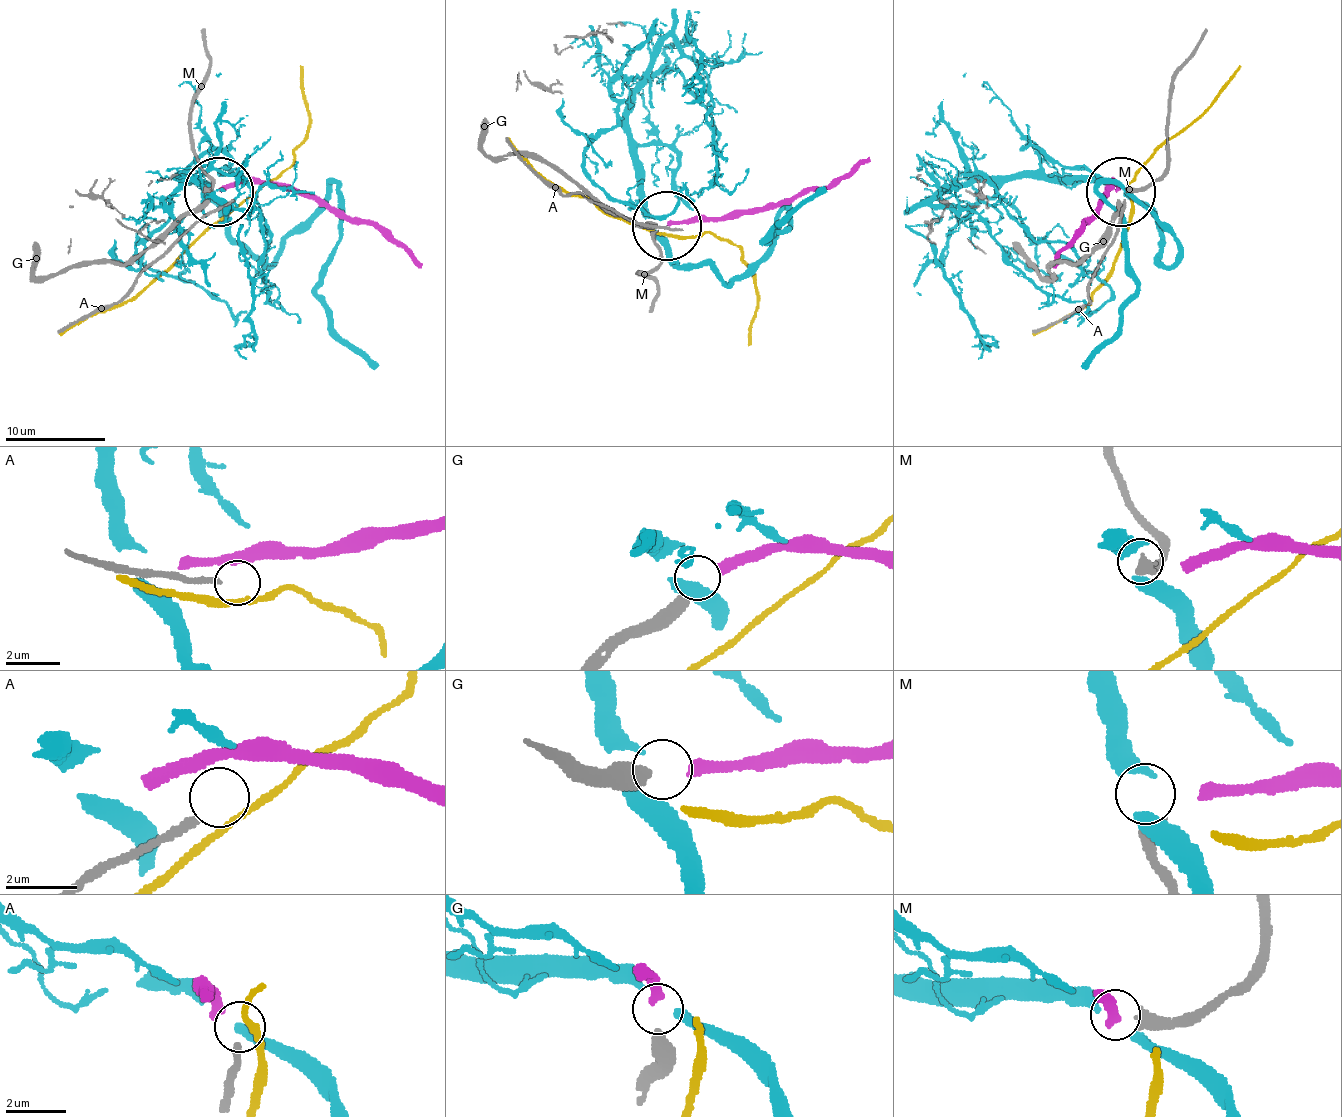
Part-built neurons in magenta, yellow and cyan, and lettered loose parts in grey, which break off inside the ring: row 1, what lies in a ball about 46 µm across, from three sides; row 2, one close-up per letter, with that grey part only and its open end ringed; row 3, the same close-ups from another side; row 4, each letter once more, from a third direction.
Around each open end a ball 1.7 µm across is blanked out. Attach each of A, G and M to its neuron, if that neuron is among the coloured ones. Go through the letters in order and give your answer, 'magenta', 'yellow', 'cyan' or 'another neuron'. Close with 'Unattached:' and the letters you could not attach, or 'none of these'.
A: another neuron
G: magenta
M: cyan
Unattached: A

